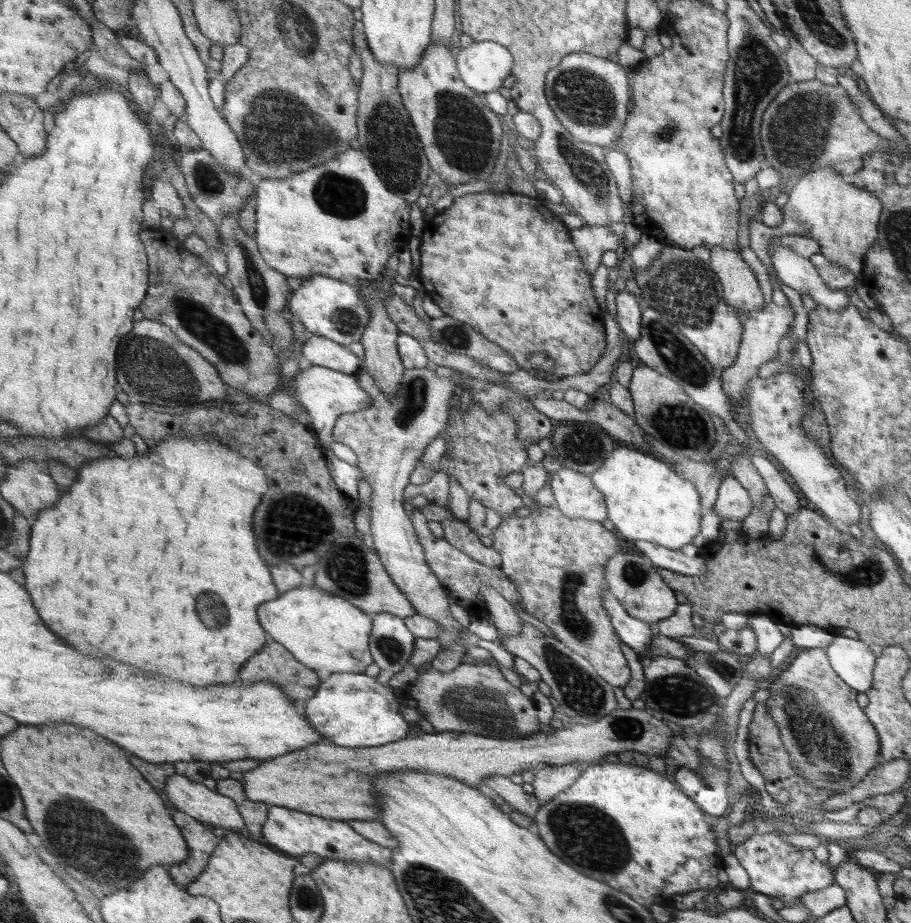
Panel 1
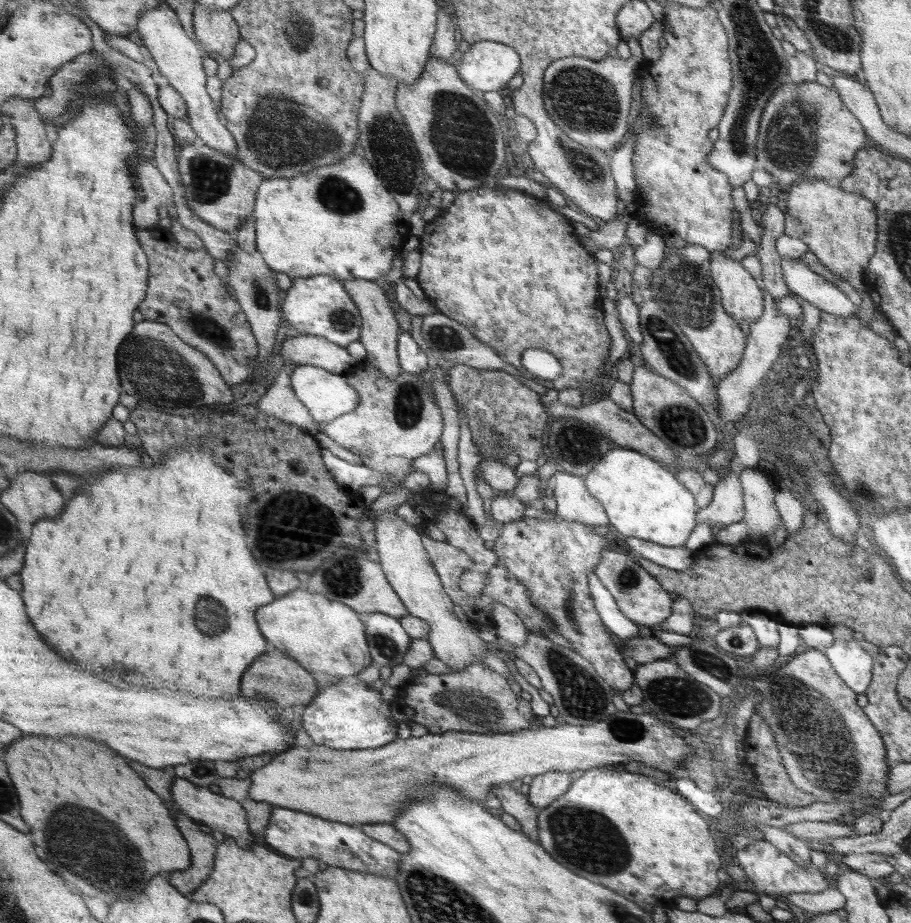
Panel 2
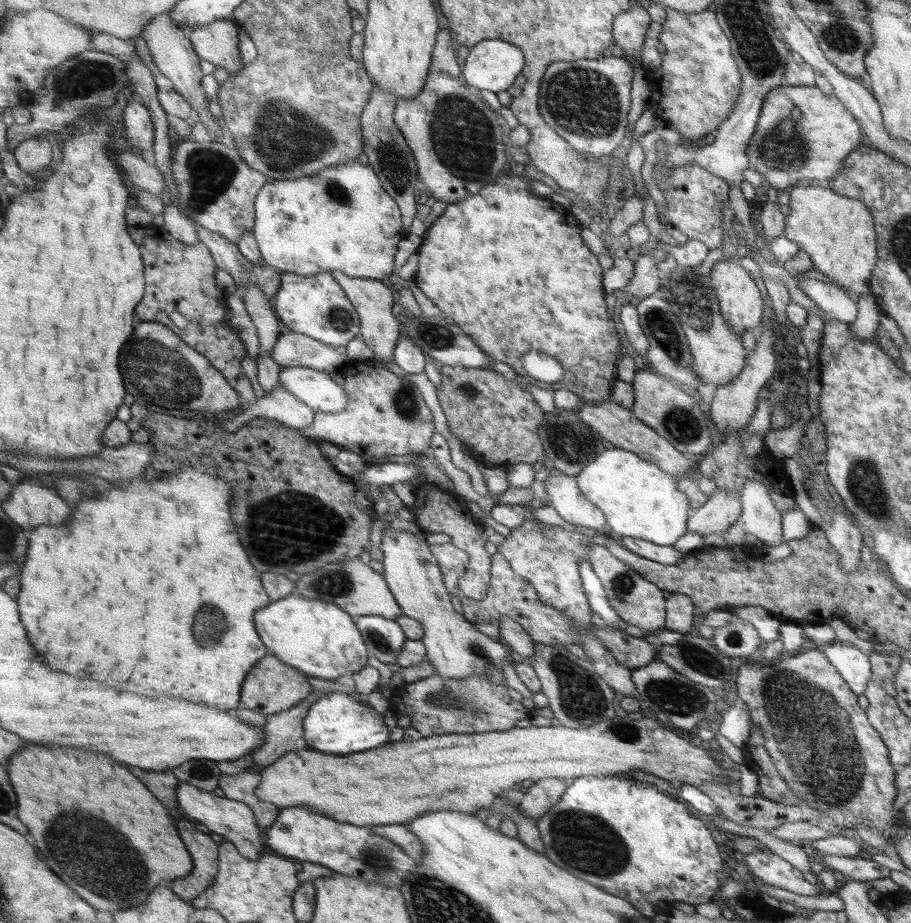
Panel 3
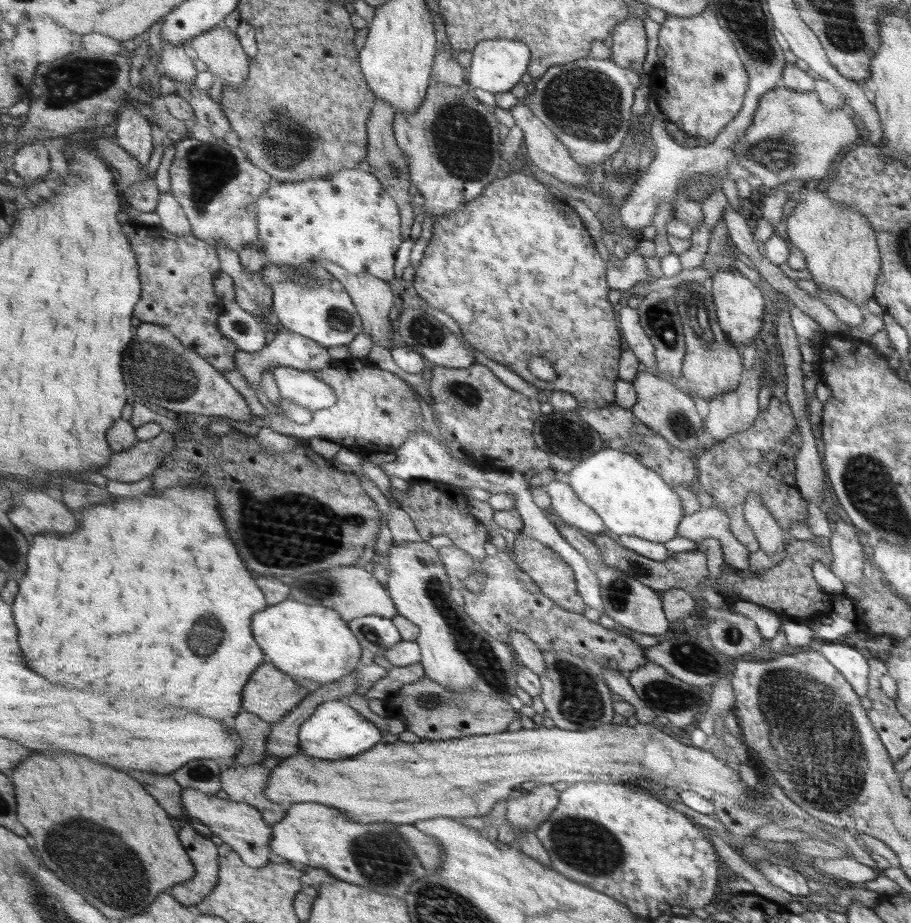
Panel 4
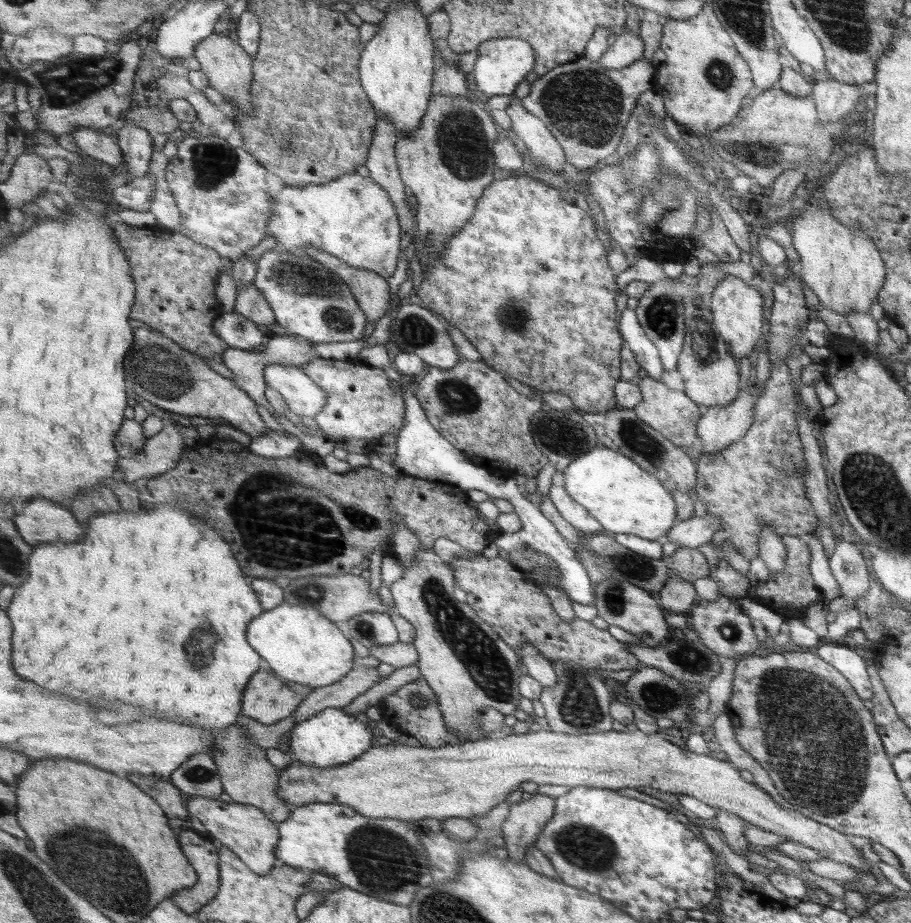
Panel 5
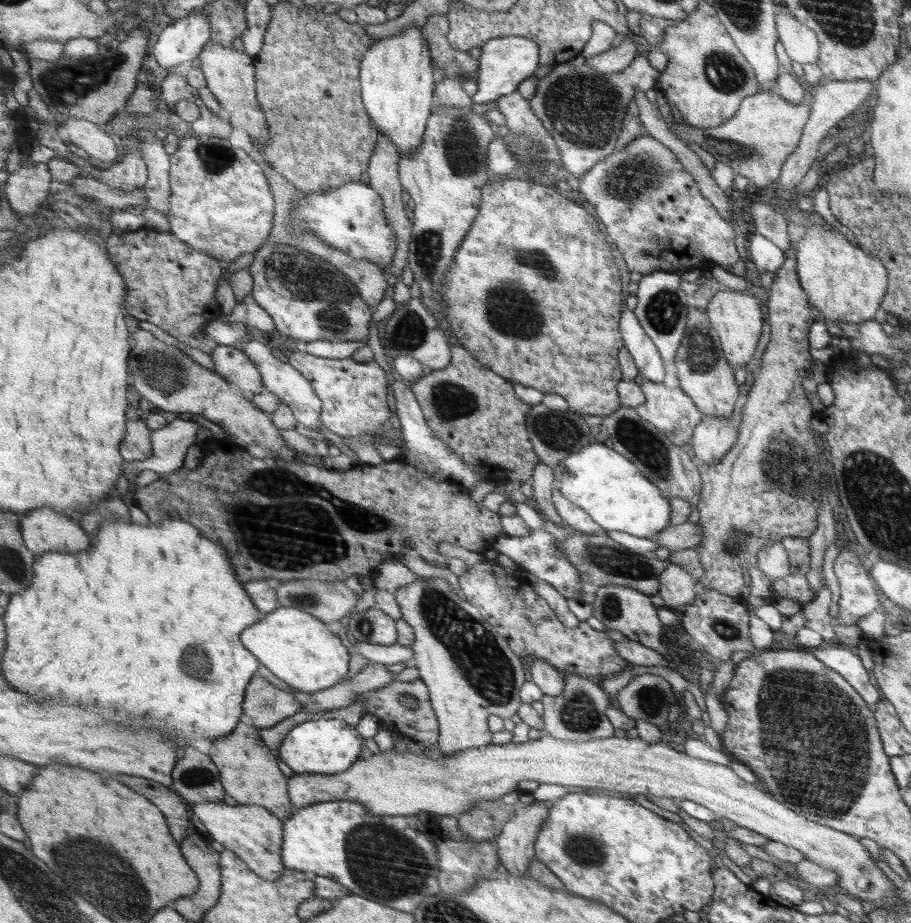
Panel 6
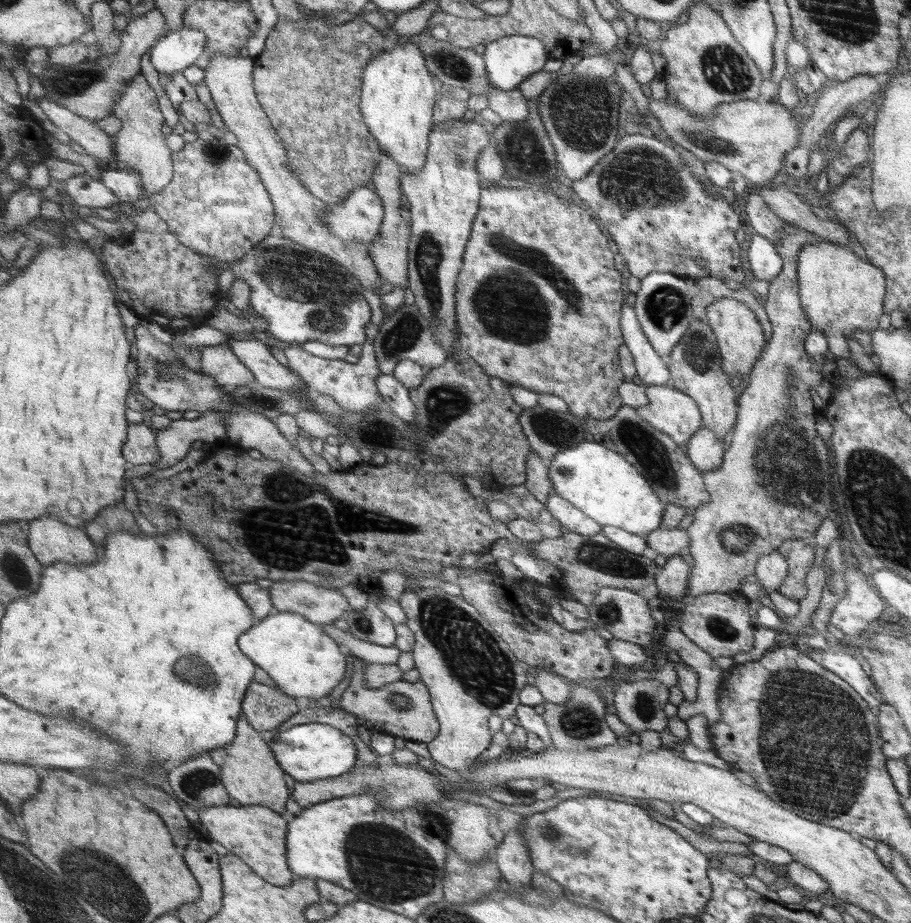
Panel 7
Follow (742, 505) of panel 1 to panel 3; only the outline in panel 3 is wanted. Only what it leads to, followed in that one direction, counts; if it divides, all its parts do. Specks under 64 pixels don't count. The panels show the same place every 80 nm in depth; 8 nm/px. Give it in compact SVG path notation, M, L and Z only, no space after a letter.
M717 490L700 508L690 513L687 532L724 534L740 516L741 497L735 490Z

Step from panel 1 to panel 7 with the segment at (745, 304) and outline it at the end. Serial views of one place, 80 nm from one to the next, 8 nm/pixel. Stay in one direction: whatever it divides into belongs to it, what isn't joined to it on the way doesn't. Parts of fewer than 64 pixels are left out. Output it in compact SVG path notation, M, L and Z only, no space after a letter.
M729 297L712 302L706 312L705 321L711 327L719 346L721 369L732 379L750 373L766 342L762 336L762 326L758 324L754 312L742 302Z

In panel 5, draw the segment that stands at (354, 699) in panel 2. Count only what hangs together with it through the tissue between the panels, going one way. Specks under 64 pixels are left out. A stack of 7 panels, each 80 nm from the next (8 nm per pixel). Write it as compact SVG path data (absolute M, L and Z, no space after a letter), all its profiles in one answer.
M326 708L323 712L304 722L296 724L289 738L291 762L303 762L314 767L328 769L348 764L370 748L372 740L370 728L356 722L356 716L342 711L342 708Z

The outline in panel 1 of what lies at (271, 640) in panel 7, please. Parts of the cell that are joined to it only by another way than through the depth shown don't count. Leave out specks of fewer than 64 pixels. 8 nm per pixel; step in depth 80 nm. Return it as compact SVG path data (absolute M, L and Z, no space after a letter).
M310 584L293 588L260 605L258 617L268 639L286 647L300 664L314 670L321 683L332 674L363 673L375 661L368 652L372 615L321 588Z

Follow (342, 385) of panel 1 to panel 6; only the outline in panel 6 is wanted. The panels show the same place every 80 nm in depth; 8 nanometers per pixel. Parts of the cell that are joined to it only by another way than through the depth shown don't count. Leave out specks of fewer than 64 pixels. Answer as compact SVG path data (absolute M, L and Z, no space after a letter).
M260 340L244 341L238 348L240 348L244 354L247 354L247 357L255 364L255 367L260 373L264 388L273 392L279 400L282 400L290 407L297 422L310 429L316 429L322 426L320 415L322 413L323 401L319 395L315 393L314 387L305 375L300 374L300 371L296 370L291 363L286 363L273 357L271 349L260 342Z

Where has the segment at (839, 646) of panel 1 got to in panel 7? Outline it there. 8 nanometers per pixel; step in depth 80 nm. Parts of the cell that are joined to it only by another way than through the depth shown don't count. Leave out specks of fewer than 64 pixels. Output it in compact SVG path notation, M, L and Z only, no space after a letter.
M829 648L828 650L812 650L812 658L816 658L815 662L854 686L869 706L880 707L882 694L878 694L878 688L872 684L868 674L860 668L860 664L854 656L850 656L846 652L832 652Z

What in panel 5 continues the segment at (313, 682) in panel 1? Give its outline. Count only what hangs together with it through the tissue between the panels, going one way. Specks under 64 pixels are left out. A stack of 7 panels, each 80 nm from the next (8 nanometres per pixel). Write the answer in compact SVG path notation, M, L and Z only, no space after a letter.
M259 670L243 693L242 715L262 724L274 724L288 718L305 700L305 696L292 692L274 672Z

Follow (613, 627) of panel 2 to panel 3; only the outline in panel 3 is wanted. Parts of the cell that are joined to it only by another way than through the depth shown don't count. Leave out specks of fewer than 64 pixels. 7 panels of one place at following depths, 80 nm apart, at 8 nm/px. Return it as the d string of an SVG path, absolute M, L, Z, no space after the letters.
M582 561L579 564L579 570L582 572L583 589L587 593L587 598L590 600L591 609L599 614L602 620L612 626L617 624L622 629L615 628L616 630L623 631L626 622L624 622L616 611L612 608L607 599L606 590L604 590L603 583L594 571L593 566L588 561Z

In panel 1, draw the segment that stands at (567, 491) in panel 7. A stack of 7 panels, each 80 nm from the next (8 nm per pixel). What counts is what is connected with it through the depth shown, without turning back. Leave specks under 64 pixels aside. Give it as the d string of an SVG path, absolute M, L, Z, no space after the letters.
M631 447L615 448L604 462L590 475L595 487L604 495L607 503L607 519L612 521L617 533L624 538L639 541L652 541L660 546L676 550L690 545L700 532L702 496L696 490L695 483L688 482L682 475L676 474L674 467L664 459Z

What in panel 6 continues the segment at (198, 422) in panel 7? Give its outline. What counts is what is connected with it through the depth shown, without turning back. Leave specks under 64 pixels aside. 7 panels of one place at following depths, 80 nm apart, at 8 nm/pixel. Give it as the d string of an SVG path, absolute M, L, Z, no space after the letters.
M176 418L174 421L169 423L167 427L154 431L154 454L146 460L126 461L123 472L124 476L128 478L129 482L134 481L138 477L138 474L142 474L144 470L153 470L154 472L158 472L162 475L177 471L183 466L183 461L186 460L186 456L188 456L190 448L198 443L196 438L198 438L200 430L202 430L202 425L196 421Z

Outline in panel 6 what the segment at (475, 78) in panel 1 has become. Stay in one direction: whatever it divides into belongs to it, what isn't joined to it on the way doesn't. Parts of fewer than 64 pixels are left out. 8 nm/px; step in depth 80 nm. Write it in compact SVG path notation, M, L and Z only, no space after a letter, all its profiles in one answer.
M521 36L494 38L482 45L477 77L478 89L471 97L472 104L486 104L516 92L518 84L528 76L533 76L532 72L538 68L538 47L539 44L532 39Z

